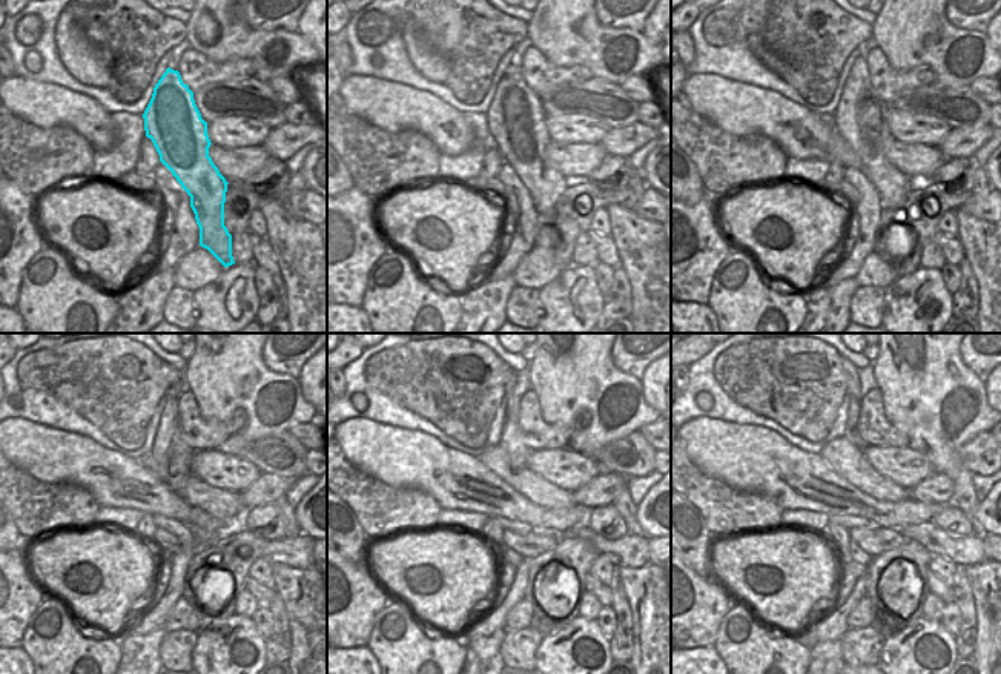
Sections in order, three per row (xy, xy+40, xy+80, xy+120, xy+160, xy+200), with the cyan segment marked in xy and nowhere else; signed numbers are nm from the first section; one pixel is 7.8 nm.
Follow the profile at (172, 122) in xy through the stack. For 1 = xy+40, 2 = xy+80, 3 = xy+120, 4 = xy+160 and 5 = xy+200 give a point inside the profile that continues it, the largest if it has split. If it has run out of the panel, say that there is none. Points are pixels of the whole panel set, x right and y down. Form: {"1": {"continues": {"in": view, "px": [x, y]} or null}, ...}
{"1": {"continues": {"in": "xy+40", "px": [516, 118]}}, "2": {"continues": {"in": "xy+80", "px": [858, 118]}}, "3": {"continues": {"in": "xy+120", "px": [172, 455]}}, "4": {"continues": {"in": "xy+160", "px": [512, 439]}}, "5": {"continues": {"in": "xy+200", "px": [851, 373]}}}

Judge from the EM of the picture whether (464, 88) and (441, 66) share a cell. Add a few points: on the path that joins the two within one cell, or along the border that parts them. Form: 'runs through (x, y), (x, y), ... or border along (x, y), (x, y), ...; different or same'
border along (429, 43), (450, 66), (445, 83); different

